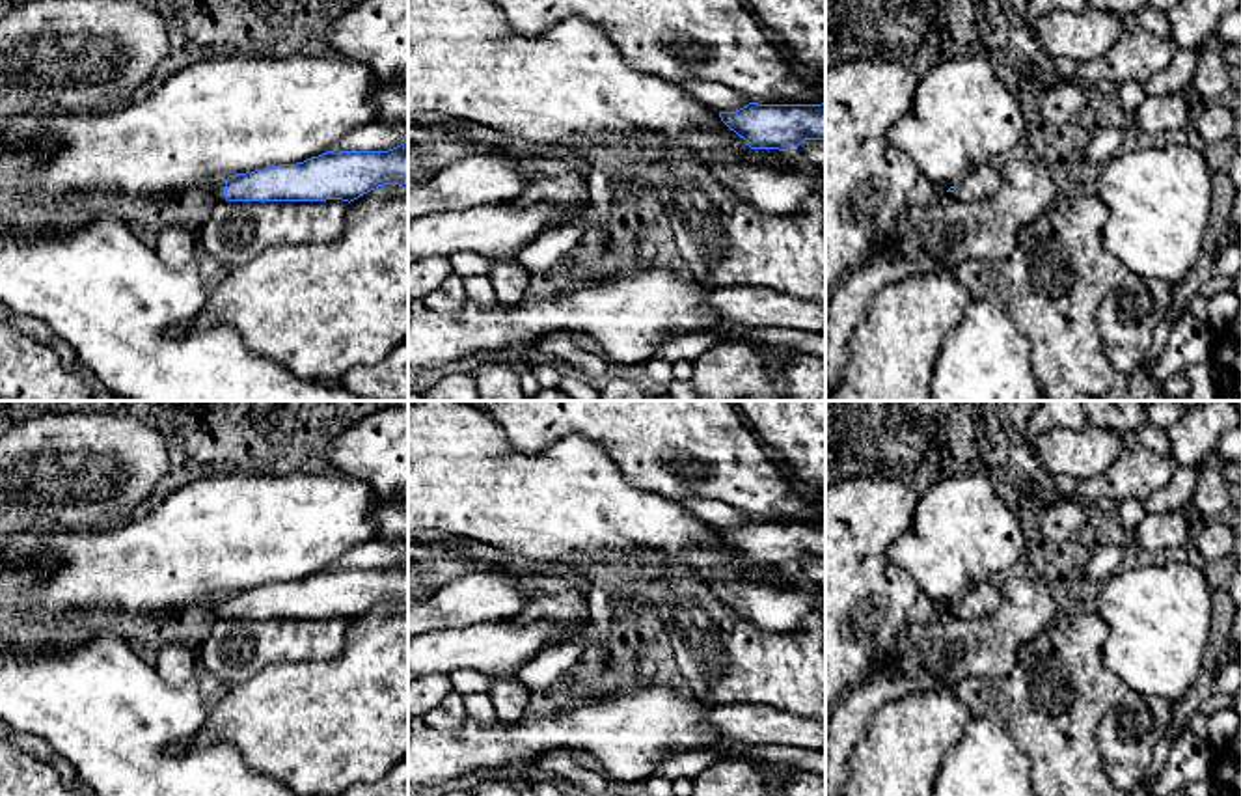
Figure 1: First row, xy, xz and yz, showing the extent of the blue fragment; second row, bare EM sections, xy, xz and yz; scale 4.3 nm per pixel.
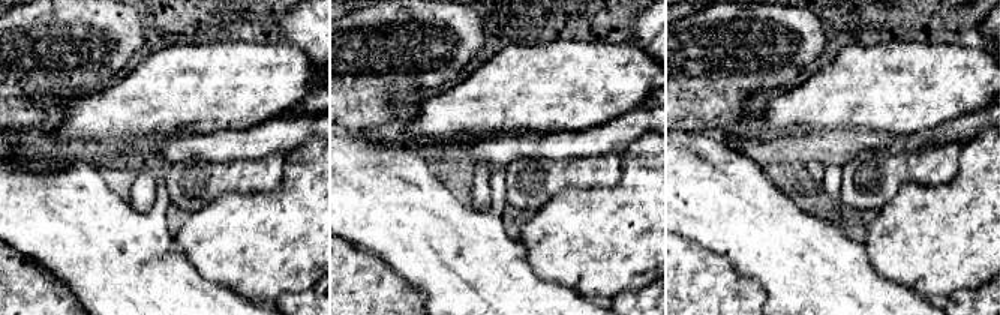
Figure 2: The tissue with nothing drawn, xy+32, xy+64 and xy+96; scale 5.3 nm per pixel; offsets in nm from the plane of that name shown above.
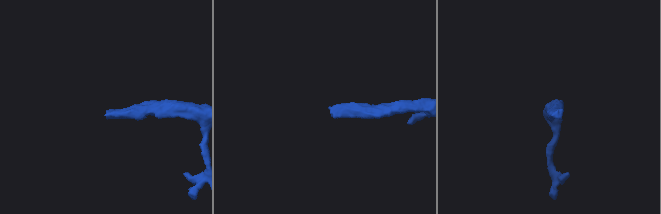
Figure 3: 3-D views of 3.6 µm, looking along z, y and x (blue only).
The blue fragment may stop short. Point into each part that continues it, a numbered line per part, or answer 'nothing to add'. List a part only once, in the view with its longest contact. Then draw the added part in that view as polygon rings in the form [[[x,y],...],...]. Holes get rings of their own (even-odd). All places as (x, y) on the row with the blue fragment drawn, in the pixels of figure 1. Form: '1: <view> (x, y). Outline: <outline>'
1: xy (217, 191). Outline: [[[225,179],[211,185],[207,190],[214,198],[214,201],[224,201],[225,199]]]

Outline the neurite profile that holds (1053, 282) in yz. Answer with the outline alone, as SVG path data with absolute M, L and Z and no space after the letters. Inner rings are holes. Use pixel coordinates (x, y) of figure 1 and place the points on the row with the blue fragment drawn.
M1077 192L1023 227L1012 255L993 267L993 291L1030 345L1038 401L1073 401L1077 395L1103 399L1118 377L1103 347L1098 308L1129 270L1101 244L1107 216L1098 196Z

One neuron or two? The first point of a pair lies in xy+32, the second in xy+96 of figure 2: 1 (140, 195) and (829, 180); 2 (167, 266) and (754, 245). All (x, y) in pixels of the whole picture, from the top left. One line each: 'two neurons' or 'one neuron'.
1: two neurons
2: one neuron

